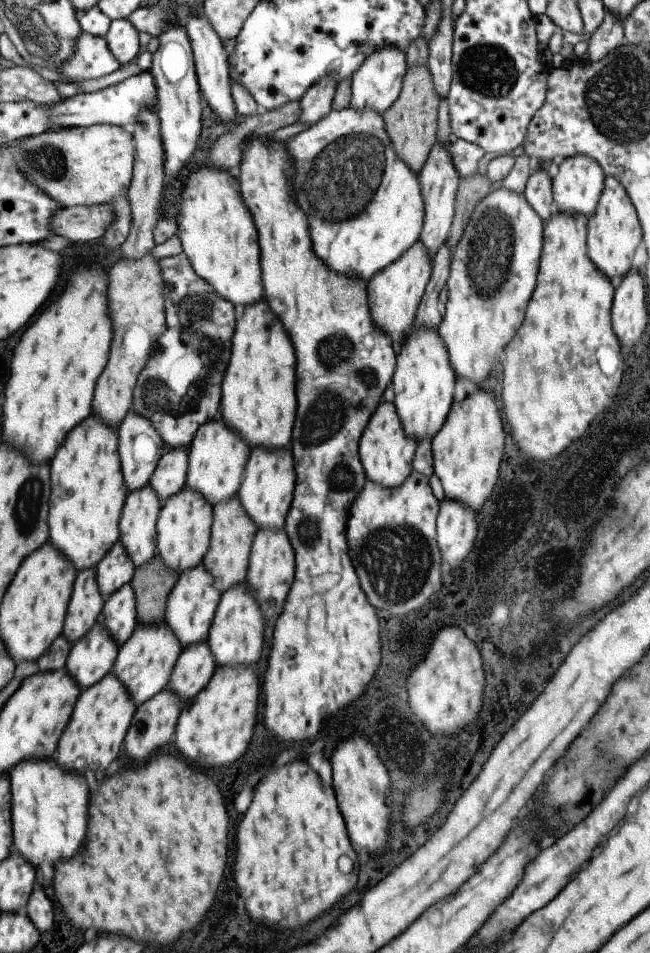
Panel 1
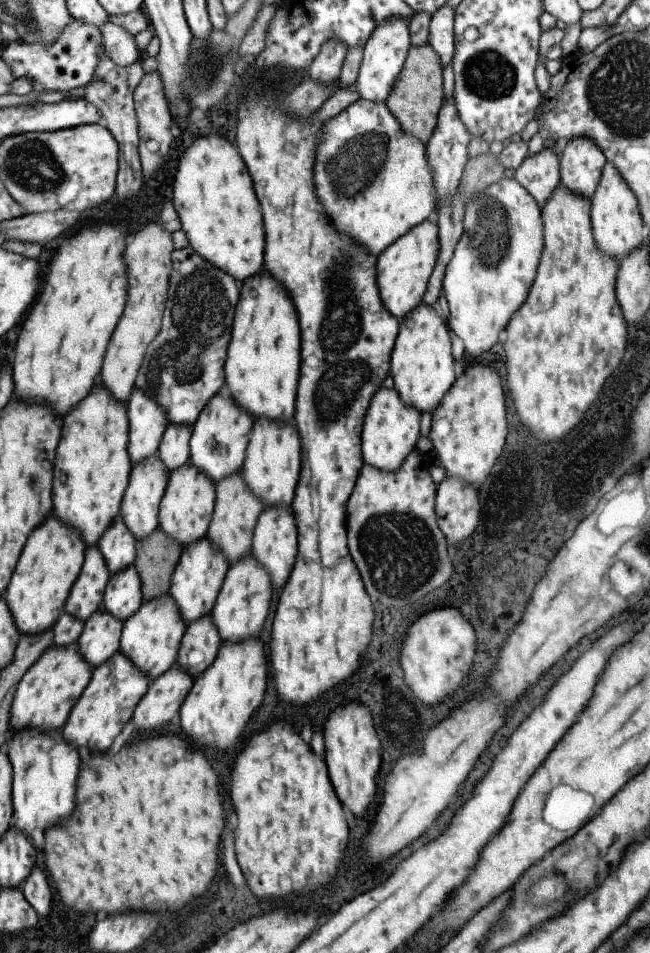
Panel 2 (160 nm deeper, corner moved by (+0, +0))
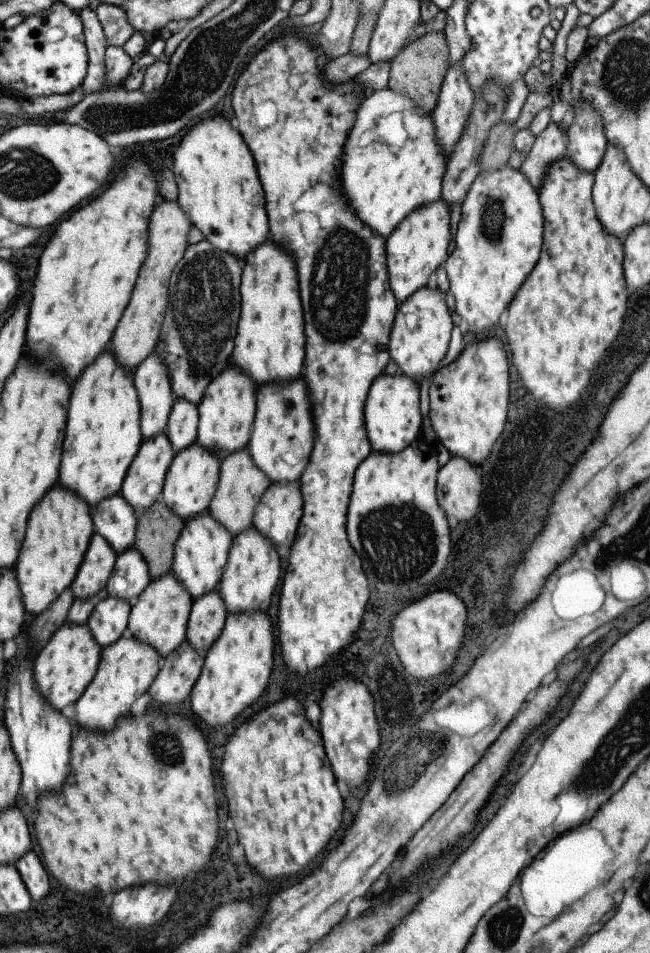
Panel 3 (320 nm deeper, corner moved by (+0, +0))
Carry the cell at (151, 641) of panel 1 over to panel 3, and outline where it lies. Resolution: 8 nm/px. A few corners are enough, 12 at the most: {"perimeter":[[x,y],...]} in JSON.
{"perimeter":[[171,570],[131,603],[126,632],[161,660],[186,638],[192,605]]}

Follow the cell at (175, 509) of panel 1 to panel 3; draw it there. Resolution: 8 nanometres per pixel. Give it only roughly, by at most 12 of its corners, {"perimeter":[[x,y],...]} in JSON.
{"perimeter":[[193,441],[170,462],[159,500],[183,522],[207,510],[220,461]]}

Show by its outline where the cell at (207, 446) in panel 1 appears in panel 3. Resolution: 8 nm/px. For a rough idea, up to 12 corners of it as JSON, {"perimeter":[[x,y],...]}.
{"perimeter":[[229,366],[196,404],[195,441],[219,461],[248,443],[256,384]]}

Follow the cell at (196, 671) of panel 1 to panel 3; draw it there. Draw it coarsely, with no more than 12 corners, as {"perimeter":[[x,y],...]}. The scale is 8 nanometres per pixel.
{"perimeter":[[217,588],[194,598],[185,639],[204,654],[226,614]]}

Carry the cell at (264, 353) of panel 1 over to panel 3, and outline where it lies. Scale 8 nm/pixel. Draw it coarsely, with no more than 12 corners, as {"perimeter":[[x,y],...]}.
{"perimeter":[[245,256],[233,362],[257,388],[303,366],[293,258]]}

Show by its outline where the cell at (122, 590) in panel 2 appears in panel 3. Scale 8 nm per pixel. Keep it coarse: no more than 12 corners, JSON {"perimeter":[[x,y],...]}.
{"perimeter":[[131,546],[116,554],[105,589],[133,603],[149,581]]}

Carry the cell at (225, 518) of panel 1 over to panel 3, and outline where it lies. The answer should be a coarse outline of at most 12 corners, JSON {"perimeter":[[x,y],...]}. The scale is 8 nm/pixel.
{"perimeter":[[246,446],[220,461],[207,510],[235,536],[269,485]]}

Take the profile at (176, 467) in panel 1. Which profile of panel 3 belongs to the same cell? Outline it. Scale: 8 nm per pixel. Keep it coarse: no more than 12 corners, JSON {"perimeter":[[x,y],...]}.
{"perimeter":[[175,399],[166,422],[174,454],[196,440],[198,410]]}

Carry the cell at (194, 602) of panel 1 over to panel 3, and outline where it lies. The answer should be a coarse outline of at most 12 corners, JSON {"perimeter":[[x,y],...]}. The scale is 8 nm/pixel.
{"perimeter":[[201,511],[184,522],[170,570],[192,600],[217,588],[232,537]]}

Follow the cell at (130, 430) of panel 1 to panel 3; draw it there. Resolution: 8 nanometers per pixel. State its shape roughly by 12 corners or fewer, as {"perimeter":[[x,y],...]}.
{"perimeter":[[154,350],[133,370],[142,442],[165,430],[175,401]]}

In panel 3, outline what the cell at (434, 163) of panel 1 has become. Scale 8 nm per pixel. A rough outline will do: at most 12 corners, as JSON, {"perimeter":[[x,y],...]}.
{"perimeter":[[449,65],[429,114],[450,153],[466,128],[474,92]]}

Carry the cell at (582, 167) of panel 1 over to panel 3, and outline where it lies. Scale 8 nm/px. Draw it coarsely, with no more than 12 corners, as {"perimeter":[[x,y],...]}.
{"perimeter":[[591,107],[573,111],[566,156],[593,174],[607,143]]}

